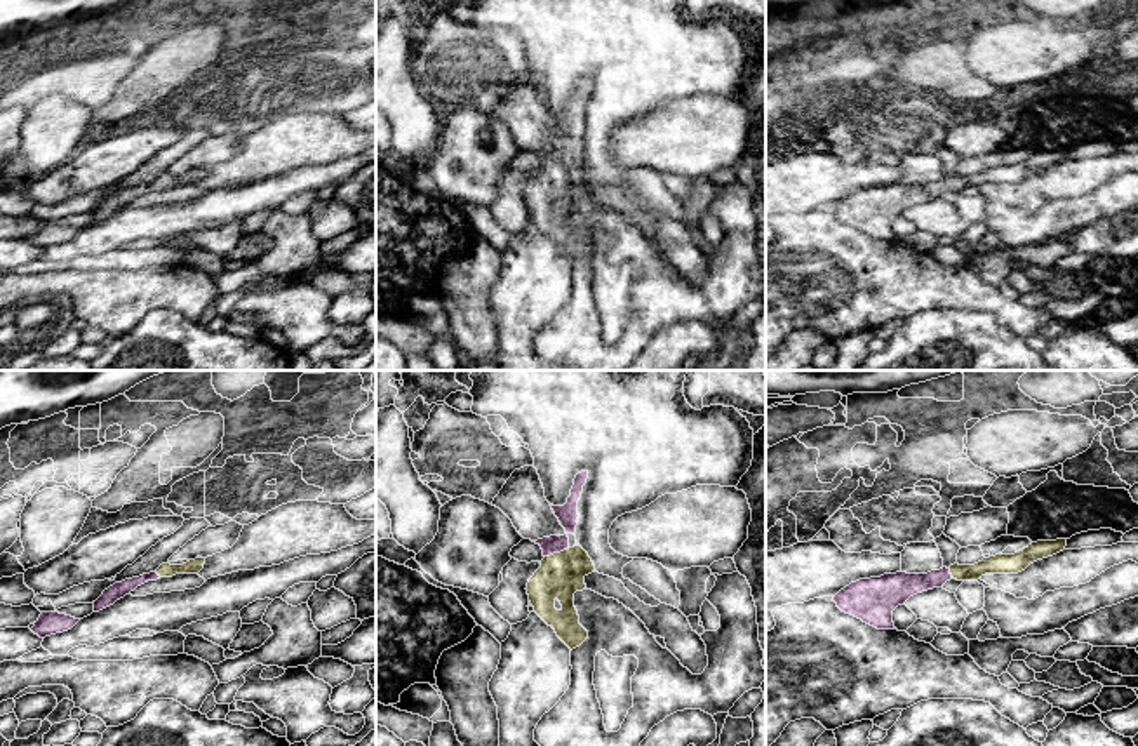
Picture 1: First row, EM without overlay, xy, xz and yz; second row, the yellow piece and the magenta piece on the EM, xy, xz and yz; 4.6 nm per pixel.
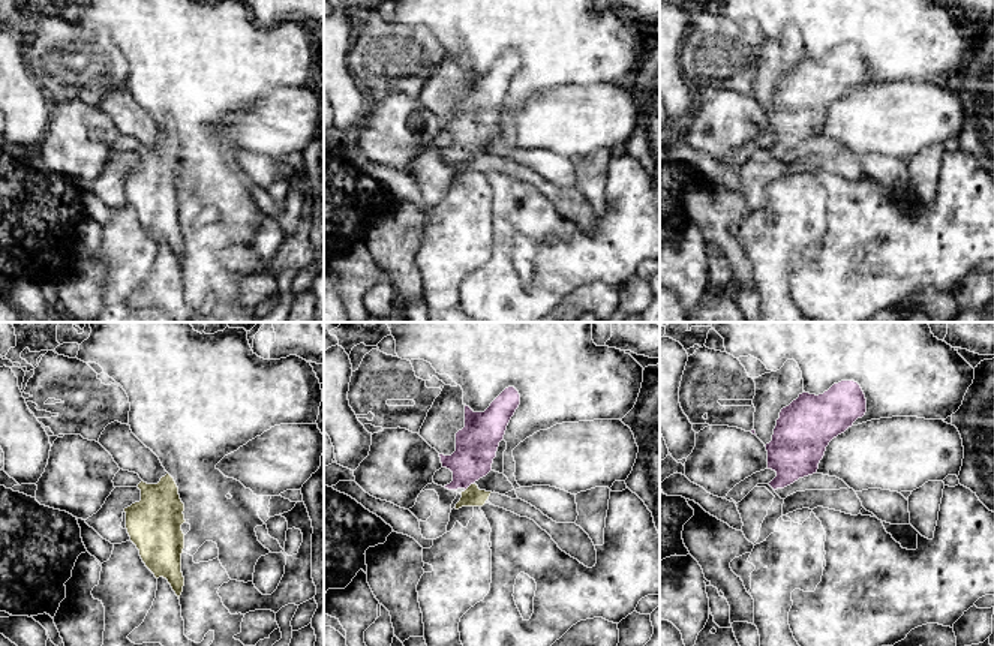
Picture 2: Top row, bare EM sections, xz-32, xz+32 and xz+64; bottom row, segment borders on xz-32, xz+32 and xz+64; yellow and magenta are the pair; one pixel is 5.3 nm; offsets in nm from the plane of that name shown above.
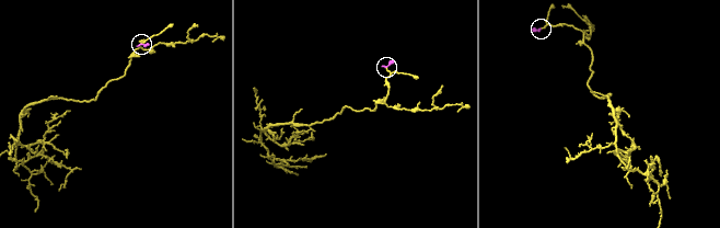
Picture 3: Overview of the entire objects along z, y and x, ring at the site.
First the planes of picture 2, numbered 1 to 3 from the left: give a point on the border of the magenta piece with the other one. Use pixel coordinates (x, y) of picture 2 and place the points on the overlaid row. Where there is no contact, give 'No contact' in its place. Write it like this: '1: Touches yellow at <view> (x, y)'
1: No contact
2: Touches yellow at xz+32 (468, 487)
3: No contact

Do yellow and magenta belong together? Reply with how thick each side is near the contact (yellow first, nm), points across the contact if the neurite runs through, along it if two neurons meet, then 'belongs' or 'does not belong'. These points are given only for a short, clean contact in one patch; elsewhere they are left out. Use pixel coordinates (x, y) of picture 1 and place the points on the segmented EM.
200/100 nm | across xz (561, 574), (561, 560), (555, 553), (568, 532), (568, 515) | belongs

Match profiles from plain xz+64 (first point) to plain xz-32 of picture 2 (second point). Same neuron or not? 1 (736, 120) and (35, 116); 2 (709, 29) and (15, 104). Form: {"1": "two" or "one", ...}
{"1": "two", "2": "two"}

